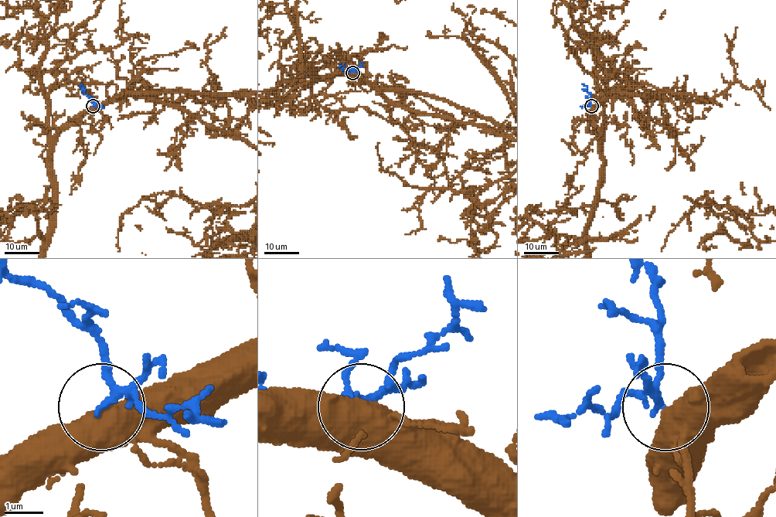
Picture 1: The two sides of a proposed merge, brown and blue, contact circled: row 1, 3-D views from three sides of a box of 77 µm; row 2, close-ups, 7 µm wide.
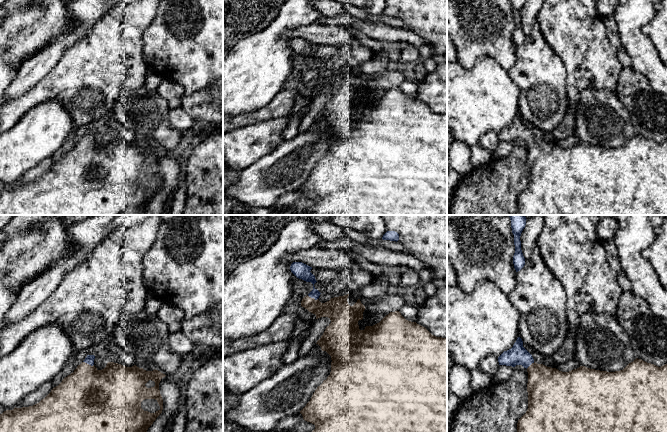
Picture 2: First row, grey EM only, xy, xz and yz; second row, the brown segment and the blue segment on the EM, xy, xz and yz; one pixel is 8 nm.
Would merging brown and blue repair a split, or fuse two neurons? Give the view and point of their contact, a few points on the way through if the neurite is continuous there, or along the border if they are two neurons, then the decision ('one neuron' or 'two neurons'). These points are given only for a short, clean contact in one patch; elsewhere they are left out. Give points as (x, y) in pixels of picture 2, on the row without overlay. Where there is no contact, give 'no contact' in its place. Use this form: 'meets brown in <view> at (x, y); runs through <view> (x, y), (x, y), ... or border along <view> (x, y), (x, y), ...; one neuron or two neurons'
meets brown in xy at (88, 140); runs through xy (88, 171), (88, 140), (89, 135); one neuron

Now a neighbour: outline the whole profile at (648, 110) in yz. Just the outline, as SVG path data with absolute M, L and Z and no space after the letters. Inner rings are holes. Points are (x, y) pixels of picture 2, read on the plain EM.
M622 68L615 88L617 96L630 114L630 120L636 134L661 143L667 140L667 95L656 93L645 76L633 70Z

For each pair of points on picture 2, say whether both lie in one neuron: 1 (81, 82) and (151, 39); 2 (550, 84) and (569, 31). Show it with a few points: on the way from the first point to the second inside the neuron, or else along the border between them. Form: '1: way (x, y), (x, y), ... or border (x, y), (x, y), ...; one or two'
1: border (151, 22), (142, 37), (142, 56), (147, 67); two
2: border (545, 39), (565, 68), (565, 81); two

